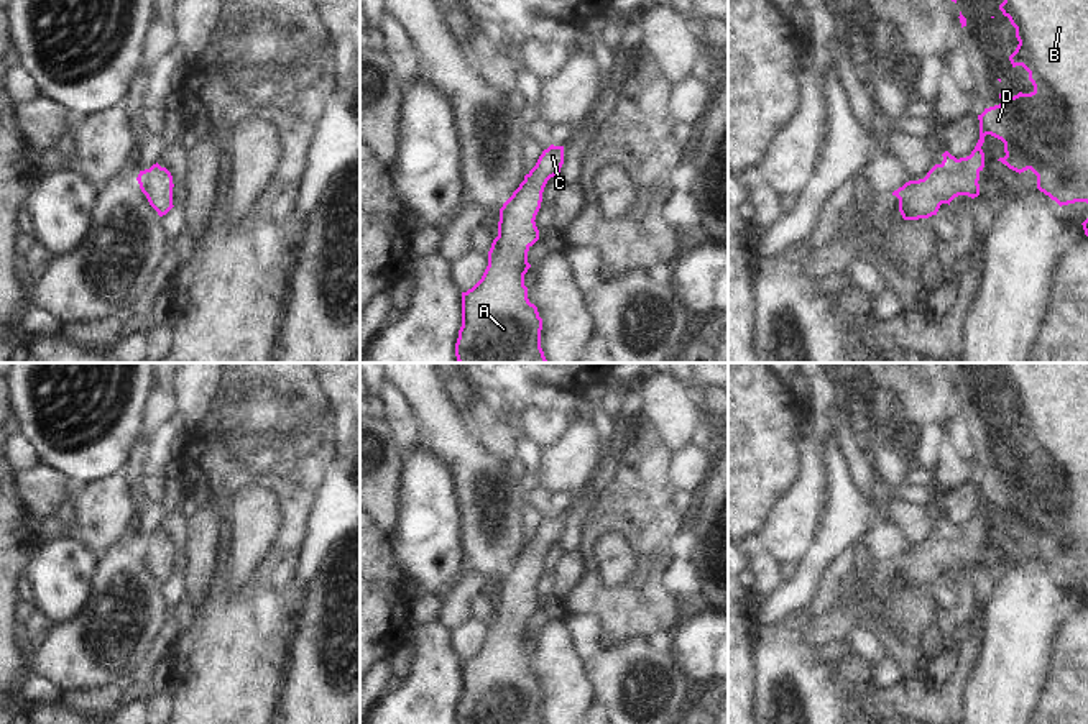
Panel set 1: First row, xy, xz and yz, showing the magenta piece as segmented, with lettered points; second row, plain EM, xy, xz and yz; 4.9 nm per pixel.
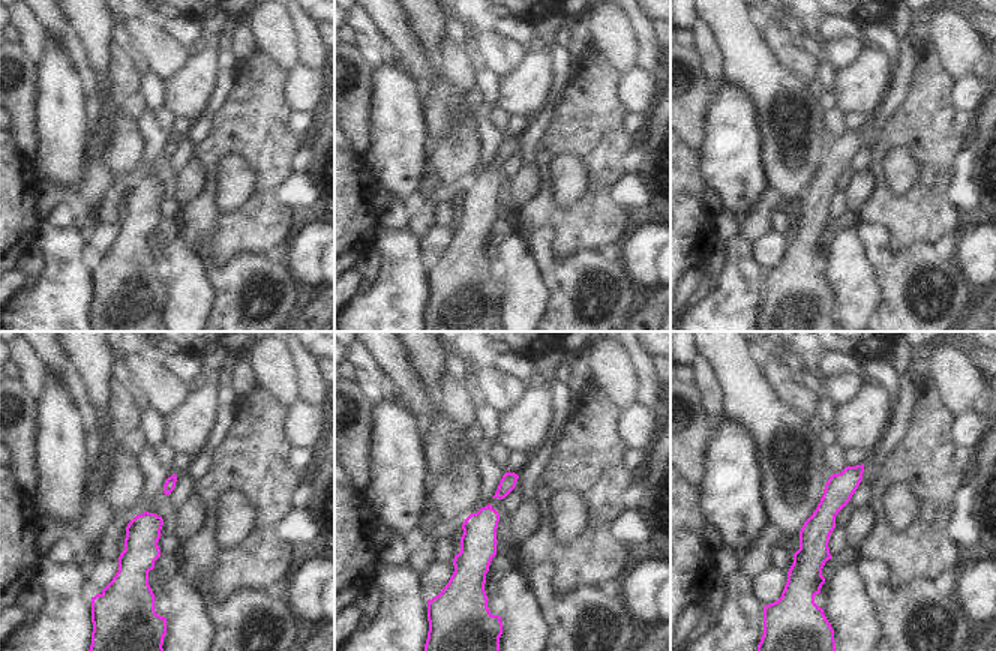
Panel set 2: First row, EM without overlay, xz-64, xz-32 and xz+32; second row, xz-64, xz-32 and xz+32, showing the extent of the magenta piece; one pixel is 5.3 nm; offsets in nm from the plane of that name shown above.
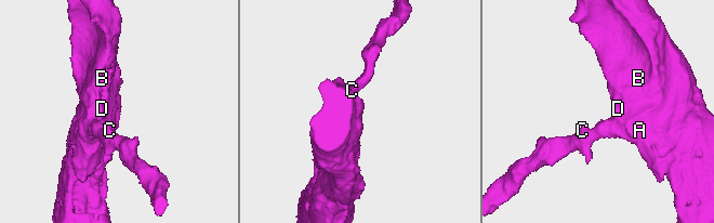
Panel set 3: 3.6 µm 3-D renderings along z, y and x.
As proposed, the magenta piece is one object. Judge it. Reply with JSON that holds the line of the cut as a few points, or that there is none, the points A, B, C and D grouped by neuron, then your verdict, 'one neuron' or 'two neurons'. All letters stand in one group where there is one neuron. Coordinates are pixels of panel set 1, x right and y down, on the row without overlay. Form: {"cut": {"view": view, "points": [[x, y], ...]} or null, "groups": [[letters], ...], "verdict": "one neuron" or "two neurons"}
{"cut": null, "groups": [["A", "B", "C", "D"]], "verdict": "one neuron"}

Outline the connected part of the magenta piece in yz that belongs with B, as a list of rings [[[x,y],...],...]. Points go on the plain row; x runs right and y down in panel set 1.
[[[1001,363],[999,378],[1016,396],[1019,409],[1009,424],[1012,435],[1022,433],[1029,440],[1034,453],[1030,461],[1019,460],[1014,465],[999,461],[1001,471],[984,476],[980,488],[980,507],[970,524],[957,527],[945,519],[943,529],[935,532],[924,547],[909,548],[892,560],[899,566],[899,580],[904,588],[919,588],[937,583],[942,571],[948,571],[958,563],[971,566],[980,563],[980,540],[984,535],[981,517],[984,504],[991,502],[1004,511],[1003,532],[1016,540],[1030,537],[1037,543],[1037,557],[1055,568],[1060,575],[1086,570],[1088,571],[1088,363]]]

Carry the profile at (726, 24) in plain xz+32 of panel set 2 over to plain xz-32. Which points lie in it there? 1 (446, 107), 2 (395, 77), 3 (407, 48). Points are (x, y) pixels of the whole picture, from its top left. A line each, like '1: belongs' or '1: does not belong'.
1: belongs
2: does not belong
3: belongs

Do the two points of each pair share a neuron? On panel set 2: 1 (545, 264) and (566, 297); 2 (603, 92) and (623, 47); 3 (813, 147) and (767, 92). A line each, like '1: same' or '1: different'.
1: same
2: different
3: same

